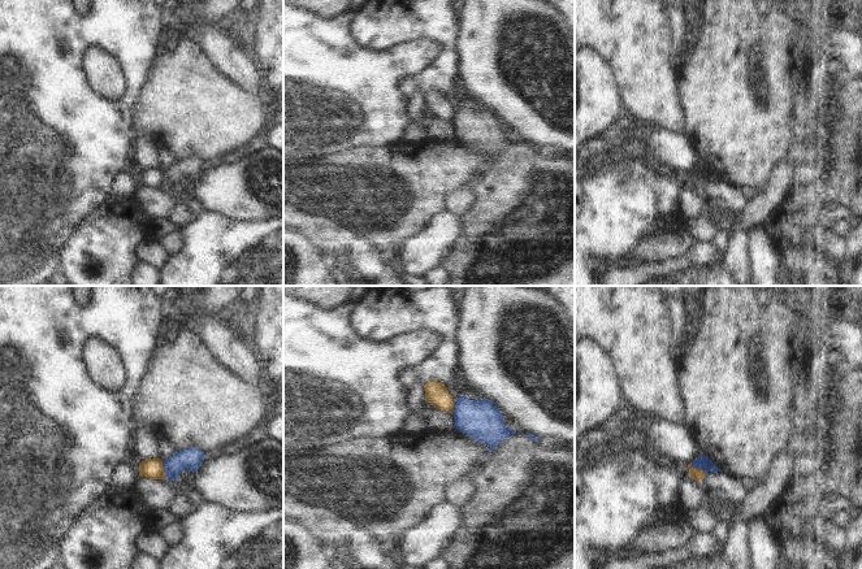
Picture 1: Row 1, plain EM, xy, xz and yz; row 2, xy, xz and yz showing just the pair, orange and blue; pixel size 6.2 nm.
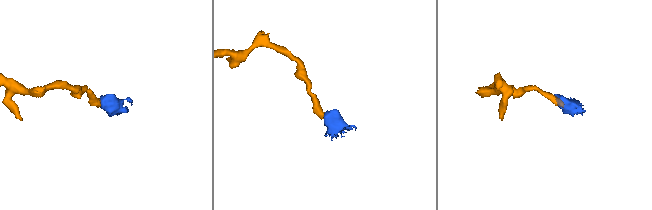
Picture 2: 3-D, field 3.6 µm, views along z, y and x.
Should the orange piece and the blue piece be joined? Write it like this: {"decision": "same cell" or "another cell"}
{"decision": "another cell"}

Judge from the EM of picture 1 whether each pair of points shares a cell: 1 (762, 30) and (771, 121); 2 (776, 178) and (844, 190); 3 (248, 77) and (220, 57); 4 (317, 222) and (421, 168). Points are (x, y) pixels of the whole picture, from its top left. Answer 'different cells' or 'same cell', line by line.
1: same cell
2: different cells
3: same cell
4: same cell

